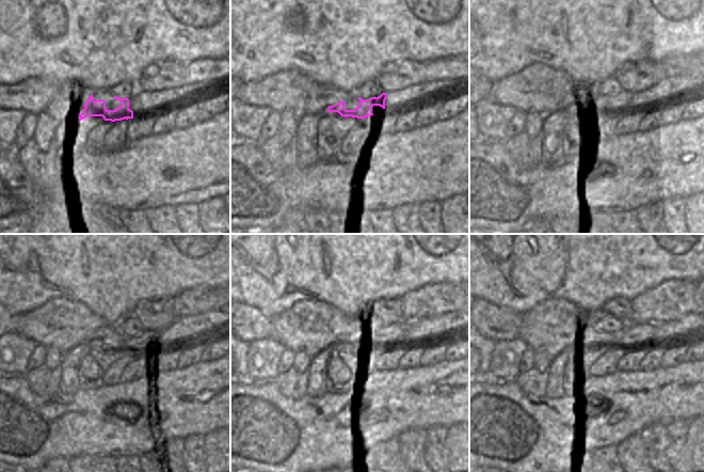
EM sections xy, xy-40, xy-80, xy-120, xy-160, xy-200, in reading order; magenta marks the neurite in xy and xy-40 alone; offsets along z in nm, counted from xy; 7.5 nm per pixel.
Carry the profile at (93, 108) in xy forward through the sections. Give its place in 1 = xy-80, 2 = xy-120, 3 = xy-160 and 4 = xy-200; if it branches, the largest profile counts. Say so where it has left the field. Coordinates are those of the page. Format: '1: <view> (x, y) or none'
1: xy-80 (620, 101)
2: xy-120 (143, 341)
3: xy-160 (390, 334)
4: xy-200 (635, 334)

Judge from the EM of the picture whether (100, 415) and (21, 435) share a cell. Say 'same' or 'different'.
same

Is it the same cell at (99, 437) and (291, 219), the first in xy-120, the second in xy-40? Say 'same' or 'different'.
different

